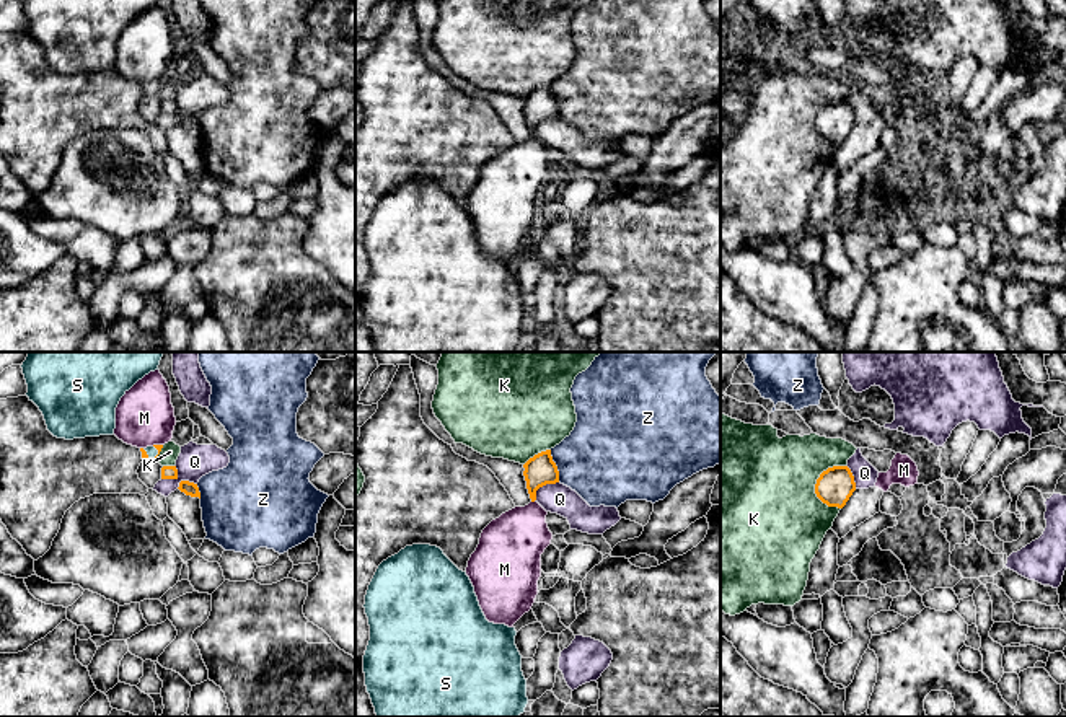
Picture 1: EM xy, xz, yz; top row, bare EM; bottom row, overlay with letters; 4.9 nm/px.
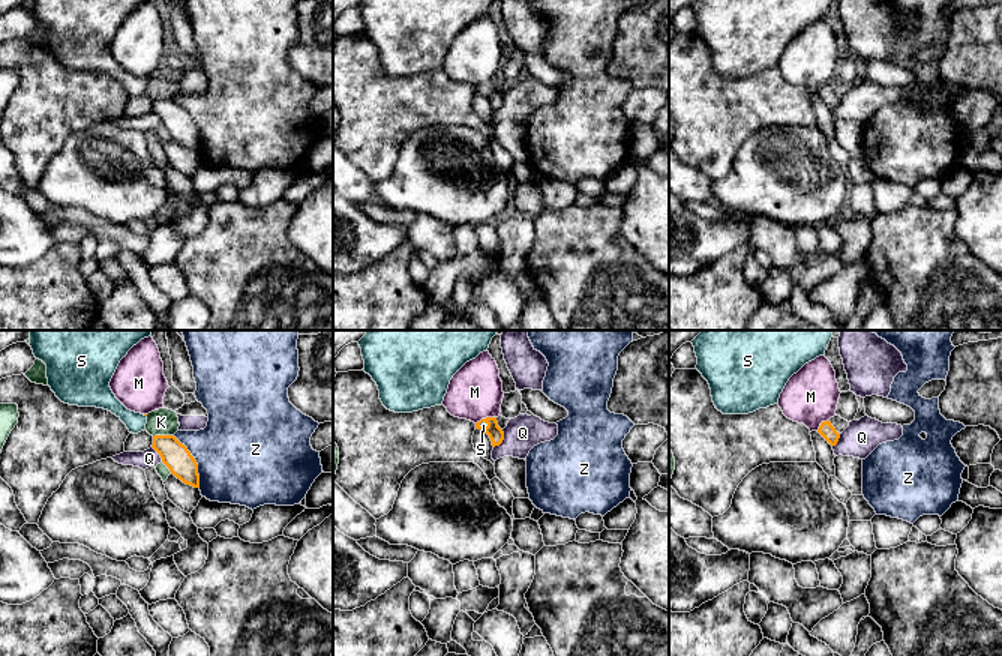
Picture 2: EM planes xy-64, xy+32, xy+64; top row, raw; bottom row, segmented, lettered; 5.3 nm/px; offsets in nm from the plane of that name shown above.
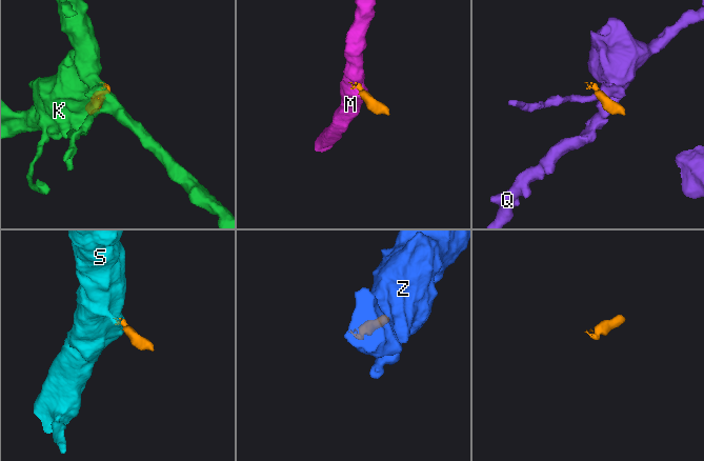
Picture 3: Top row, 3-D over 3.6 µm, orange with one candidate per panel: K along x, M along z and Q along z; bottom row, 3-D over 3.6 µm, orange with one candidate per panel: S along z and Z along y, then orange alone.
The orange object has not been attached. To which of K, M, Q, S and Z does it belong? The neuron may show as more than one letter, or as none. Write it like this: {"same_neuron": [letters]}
{"same_neuron": ["S"]}

